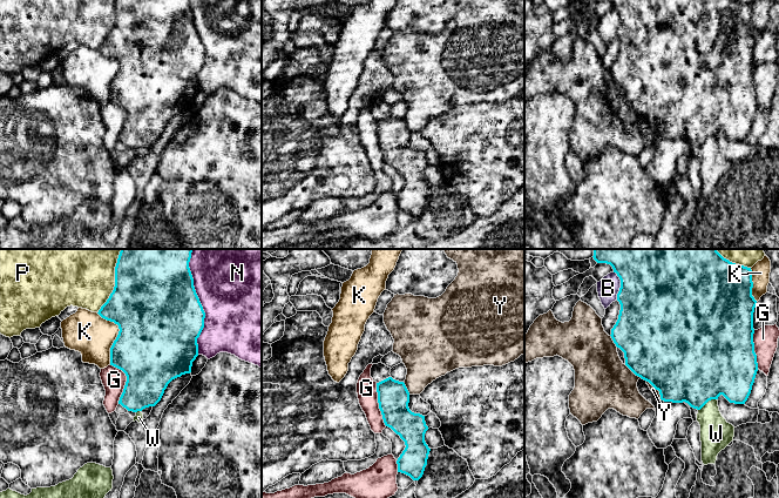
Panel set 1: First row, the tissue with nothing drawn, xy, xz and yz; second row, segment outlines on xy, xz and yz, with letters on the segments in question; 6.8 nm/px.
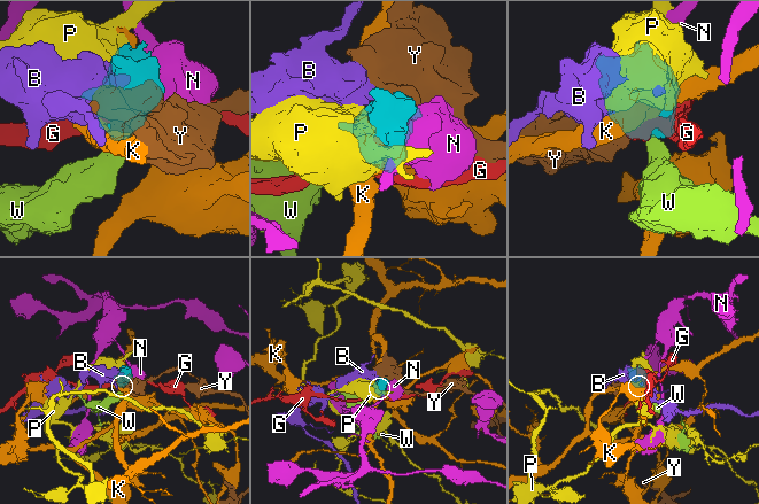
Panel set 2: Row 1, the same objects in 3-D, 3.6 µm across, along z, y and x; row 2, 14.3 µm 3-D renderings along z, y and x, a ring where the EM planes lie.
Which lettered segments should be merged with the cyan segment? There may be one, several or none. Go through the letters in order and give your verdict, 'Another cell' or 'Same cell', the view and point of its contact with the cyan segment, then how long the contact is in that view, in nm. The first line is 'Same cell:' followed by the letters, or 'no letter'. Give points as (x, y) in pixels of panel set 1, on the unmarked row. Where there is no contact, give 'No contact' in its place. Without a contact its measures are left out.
Same cell: no letter
B: Another cell. Touches cyan at yz (621, 22). Shared border 190 nm
G: Another cell. Touches cyan at xy (126, 119). Shared border 280 nm
K: Another cell. Touches cyan at xy (117, 72). Shared border 380 nm
N: Another cell. Touches cyan at xy (202, 46). Shared border 650 nm
P: Another cell. Touches cyan at xy (114, 25). Shared border 360 nm
W: Another cell. Touches cyan at yz (706, 139). Shared border 150 nm
Y: Another cell. Touches cyan at yz (632, 108). Shared border 150 nm

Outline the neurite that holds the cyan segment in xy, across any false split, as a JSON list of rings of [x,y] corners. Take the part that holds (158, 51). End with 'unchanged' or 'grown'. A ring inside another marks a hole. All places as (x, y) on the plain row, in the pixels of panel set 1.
[[[116,0],[114,27],[97,51],[120,66],[110,85],[110,102],[127,113],[118,141],[128,148],[155,143],[172,116],[191,109],[205,49],[189,0]]]; unchanged

